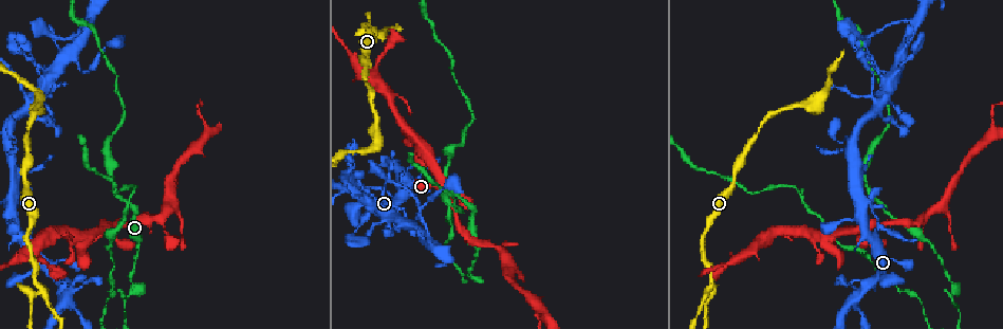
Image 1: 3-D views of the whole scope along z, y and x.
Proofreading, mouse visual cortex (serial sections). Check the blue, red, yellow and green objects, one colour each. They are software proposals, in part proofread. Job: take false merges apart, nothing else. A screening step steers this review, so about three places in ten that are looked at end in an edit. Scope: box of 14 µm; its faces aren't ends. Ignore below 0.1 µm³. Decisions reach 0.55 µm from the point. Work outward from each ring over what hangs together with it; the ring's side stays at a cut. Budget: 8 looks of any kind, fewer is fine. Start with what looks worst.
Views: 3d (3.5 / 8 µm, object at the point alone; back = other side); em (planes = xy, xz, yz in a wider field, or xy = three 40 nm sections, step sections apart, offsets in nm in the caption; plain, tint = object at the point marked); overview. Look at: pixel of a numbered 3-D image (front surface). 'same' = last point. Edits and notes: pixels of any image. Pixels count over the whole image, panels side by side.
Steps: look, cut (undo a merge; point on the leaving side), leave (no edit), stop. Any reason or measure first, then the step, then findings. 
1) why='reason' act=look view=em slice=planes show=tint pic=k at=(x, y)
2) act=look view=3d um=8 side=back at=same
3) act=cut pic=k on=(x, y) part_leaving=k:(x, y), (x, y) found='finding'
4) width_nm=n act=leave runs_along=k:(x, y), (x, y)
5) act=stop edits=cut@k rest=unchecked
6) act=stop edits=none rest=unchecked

why='branch point' act=look view=3d um=8 pic=1 at=(378, 35)

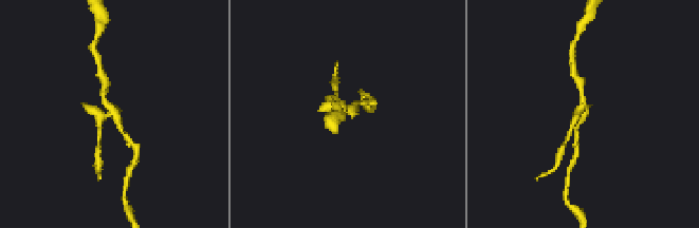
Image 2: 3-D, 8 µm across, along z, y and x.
why='closer look' act=look view=3d um=3.5 pic=2 at=(582, 114)

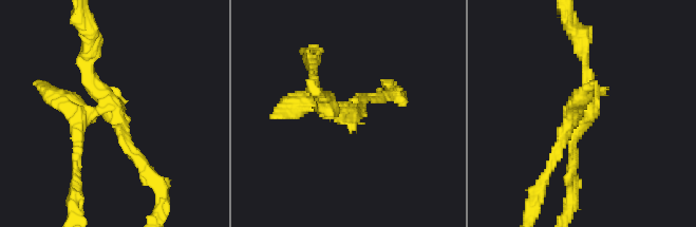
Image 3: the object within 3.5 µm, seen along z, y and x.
act=leave runs_along=3:(580, 40), (588, 102), (556, 154) found='all the same cell'

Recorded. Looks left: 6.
why='narrows sharply' act=look view=3d um=8 pic=1 at=(124, 299)

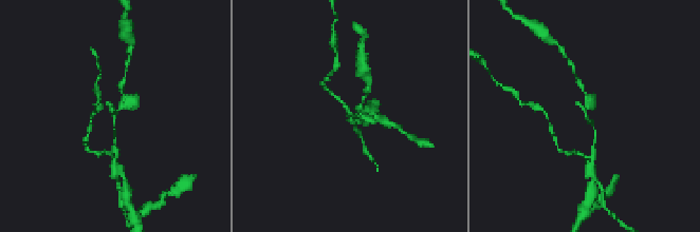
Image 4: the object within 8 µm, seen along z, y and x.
act=look view=3d um=3.5 pic=4 at=(350, 116)

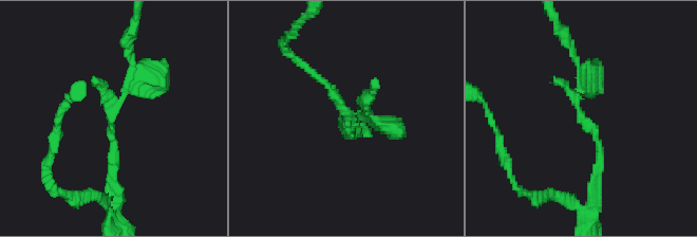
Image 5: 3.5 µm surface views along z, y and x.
act=cut pic=5 on=(332, 92) part_leaving=5:(115, 101), (108, 121), (112, 179), (121, 188) found='a second cell is stuck on'

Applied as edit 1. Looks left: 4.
why='see it whole again' act=look view=overview

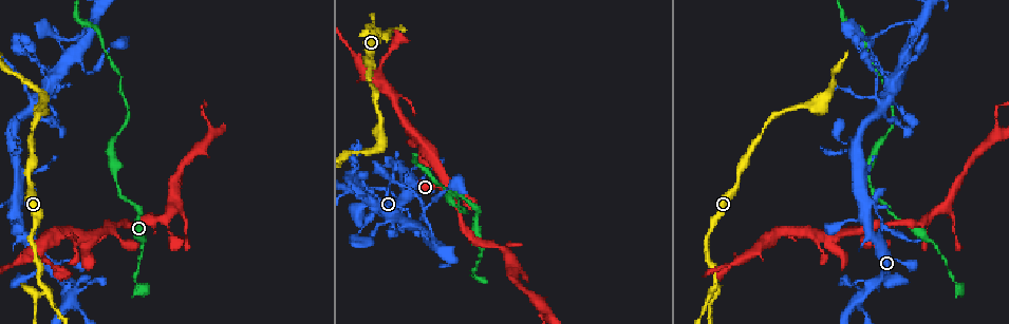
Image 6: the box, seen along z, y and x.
why='sudden change in width' act=look view=3d um=3.5 pic=6 at=(75, 290)

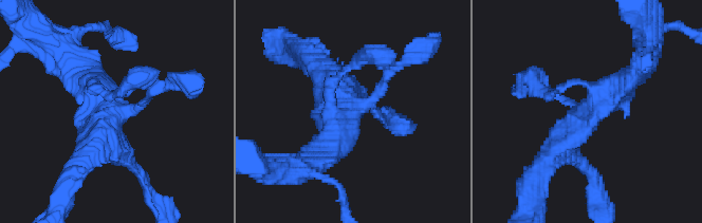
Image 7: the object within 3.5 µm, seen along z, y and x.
why='need the tissue' act=look view=em slice=xy step=2 show=tint pic=7 at=(590, 107)

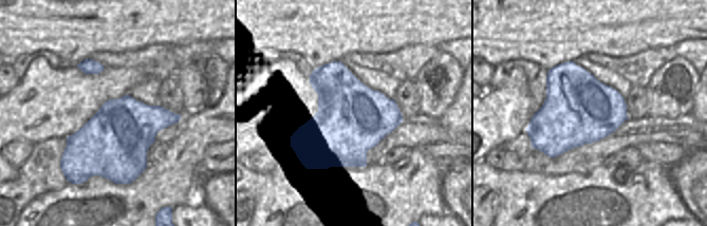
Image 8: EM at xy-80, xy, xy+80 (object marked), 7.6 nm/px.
why='cut it another way' act=look view=em slice=xy step=5 show=tint at=same

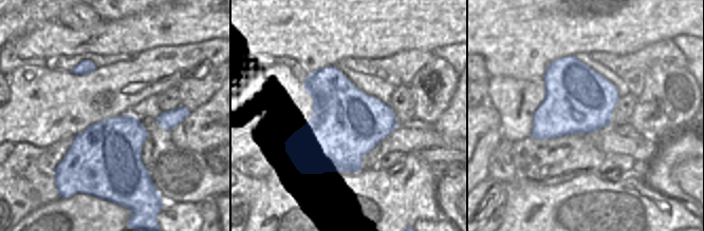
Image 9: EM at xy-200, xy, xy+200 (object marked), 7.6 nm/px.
act=leave runs_along=7:(642, 66), (598, 100), (547, 156) found='continuous, no second cell'

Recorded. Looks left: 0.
act=stop edits=cut@5 rest=unchecked

